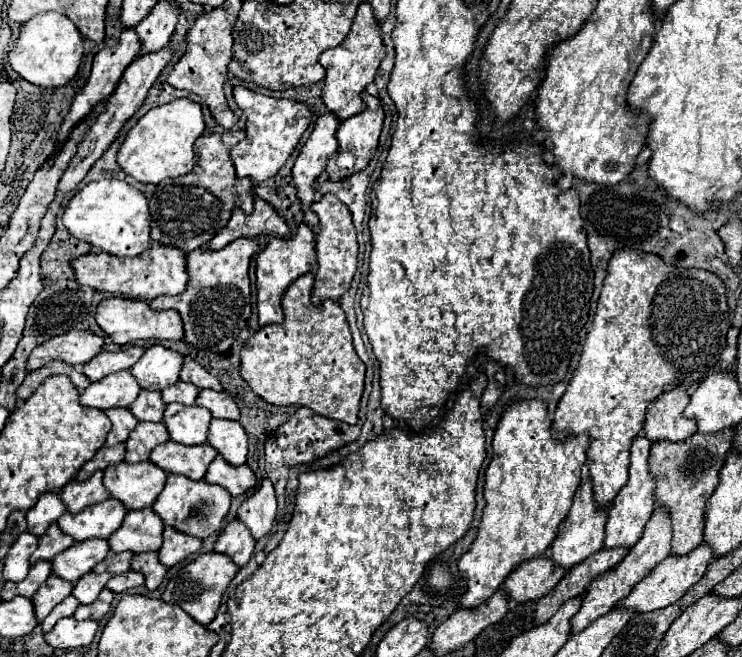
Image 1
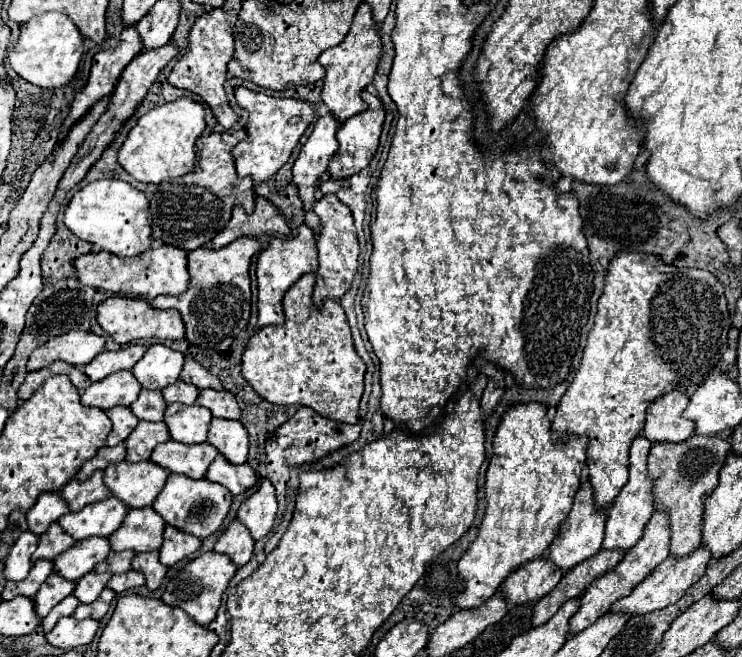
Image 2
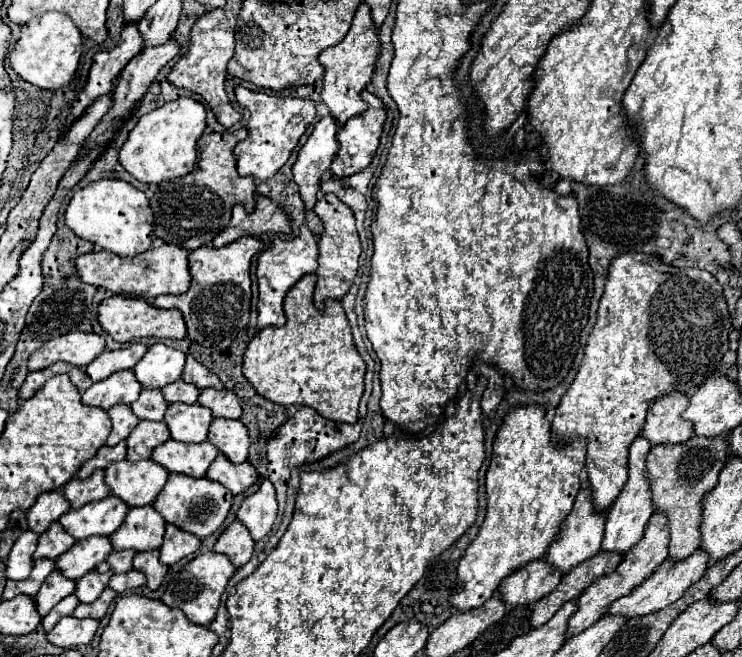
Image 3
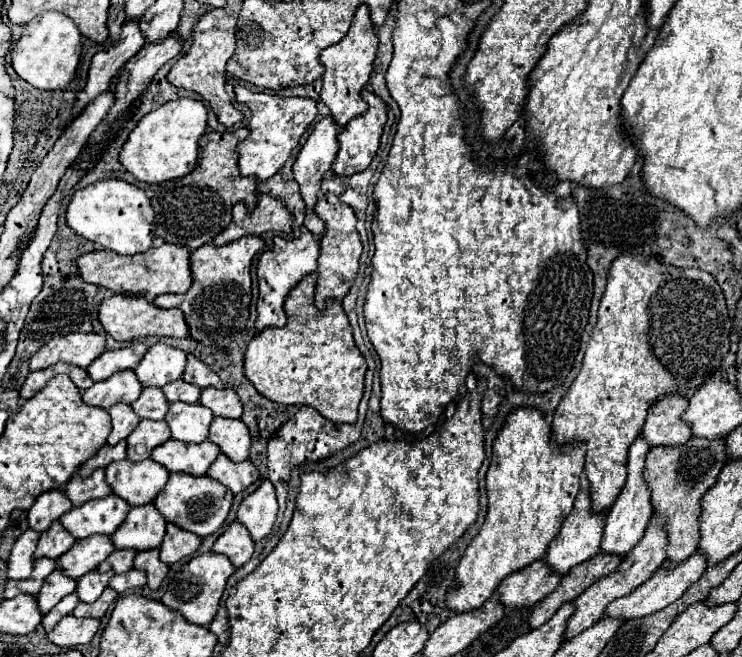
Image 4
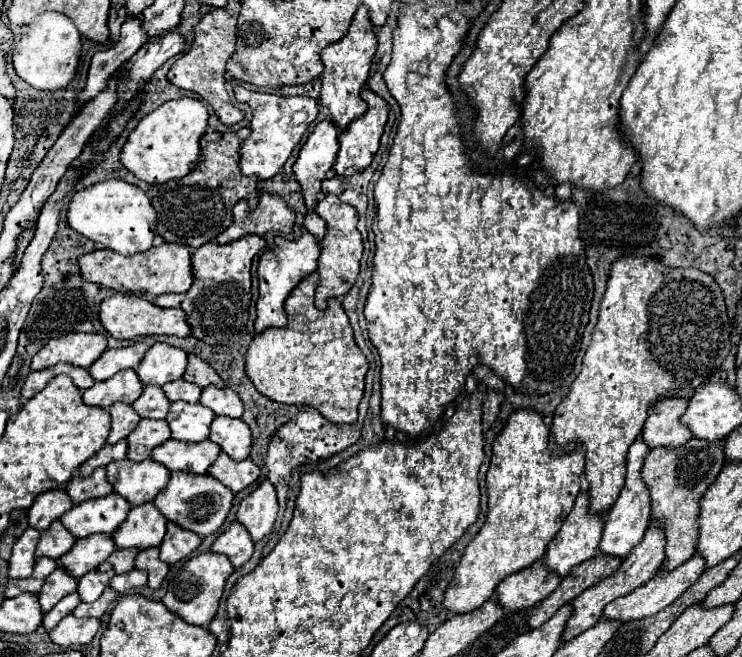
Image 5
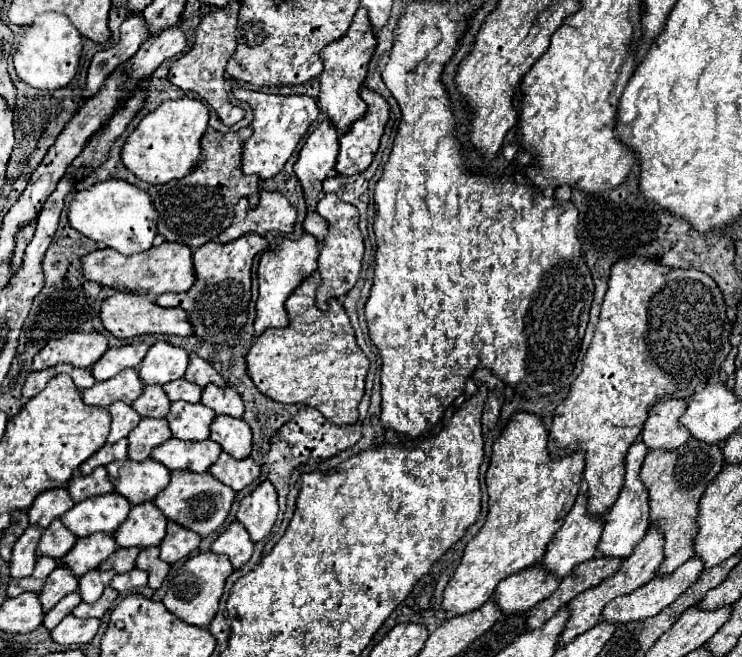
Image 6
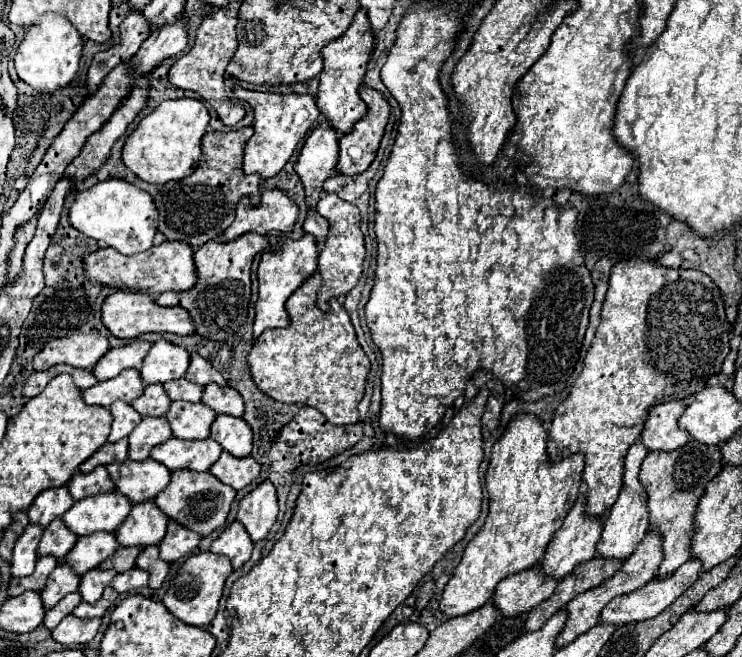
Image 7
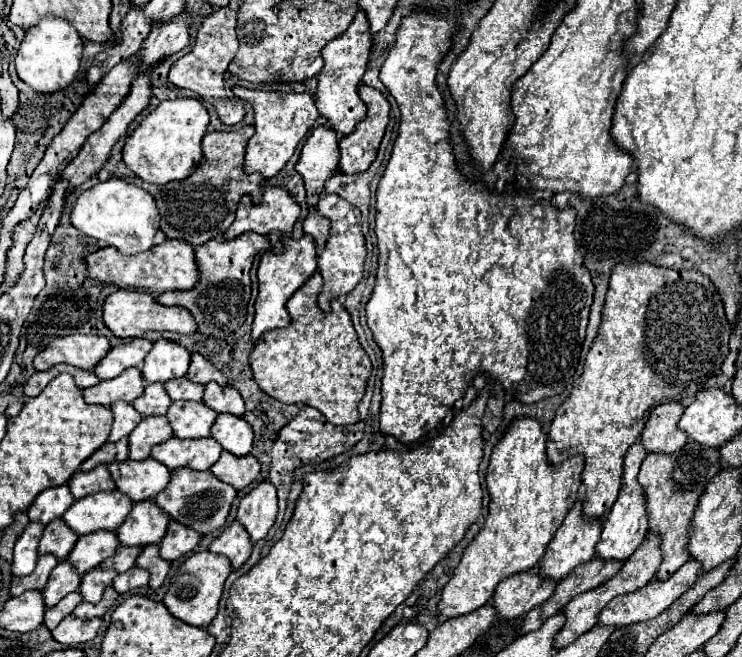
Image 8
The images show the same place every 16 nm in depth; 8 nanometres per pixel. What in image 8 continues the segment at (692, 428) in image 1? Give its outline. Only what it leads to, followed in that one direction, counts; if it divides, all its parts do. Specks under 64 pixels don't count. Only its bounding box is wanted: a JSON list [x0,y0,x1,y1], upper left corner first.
[640,402,688,454]

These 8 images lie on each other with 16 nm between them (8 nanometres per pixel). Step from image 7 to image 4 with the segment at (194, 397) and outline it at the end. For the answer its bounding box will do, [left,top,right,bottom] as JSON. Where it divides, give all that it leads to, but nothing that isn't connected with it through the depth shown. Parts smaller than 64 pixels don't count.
[164,378,200,404]

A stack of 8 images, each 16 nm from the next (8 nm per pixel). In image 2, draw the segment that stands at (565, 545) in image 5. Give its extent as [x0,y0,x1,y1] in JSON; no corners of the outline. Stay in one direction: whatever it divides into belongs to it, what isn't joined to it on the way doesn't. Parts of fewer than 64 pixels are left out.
[548,484,606,572]

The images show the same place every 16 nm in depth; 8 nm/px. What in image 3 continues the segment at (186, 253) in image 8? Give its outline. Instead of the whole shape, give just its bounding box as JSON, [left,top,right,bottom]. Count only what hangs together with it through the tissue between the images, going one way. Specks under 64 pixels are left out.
[76,244,190,300]

